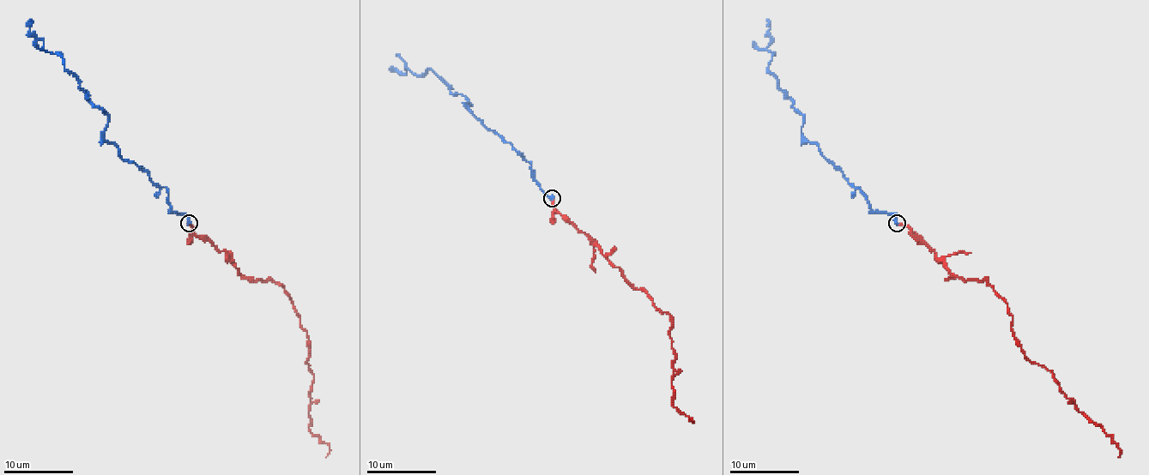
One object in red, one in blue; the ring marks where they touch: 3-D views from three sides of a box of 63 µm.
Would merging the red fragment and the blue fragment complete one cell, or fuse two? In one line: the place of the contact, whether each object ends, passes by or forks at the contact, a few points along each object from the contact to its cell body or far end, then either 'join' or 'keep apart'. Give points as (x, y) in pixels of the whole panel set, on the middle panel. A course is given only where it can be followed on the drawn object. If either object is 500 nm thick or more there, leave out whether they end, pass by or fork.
(552, 198) | red ends | blue ends | red via (552, 198), (557, 212), (671, 317), (677, 353), (671, 404), (689, 419) | blue via (552, 198), (531, 163), (487, 130), (467, 108), (470, 104), (431, 69), (414, 75), (392, 68) | join

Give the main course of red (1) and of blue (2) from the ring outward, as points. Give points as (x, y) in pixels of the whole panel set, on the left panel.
1: (189, 223), (239, 273), (284, 289), (306, 333), (314, 374), (308, 429), (329, 447), (326, 457)
2: (189, 223), (170, 209), (168, 190), (104, 138), (107, 116), (59, 55), (43, 48), (29, 31), (29, 19)

